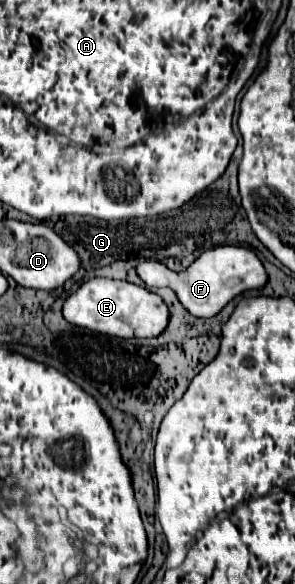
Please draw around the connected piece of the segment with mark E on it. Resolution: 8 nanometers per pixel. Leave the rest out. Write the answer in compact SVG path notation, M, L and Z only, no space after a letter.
M94 277L84 281L62 305L62 315L68 323L92 329L98 333L130 339L130 337L158 337L168 323L168 307L160 295L146 291L128 281L114 281Z

